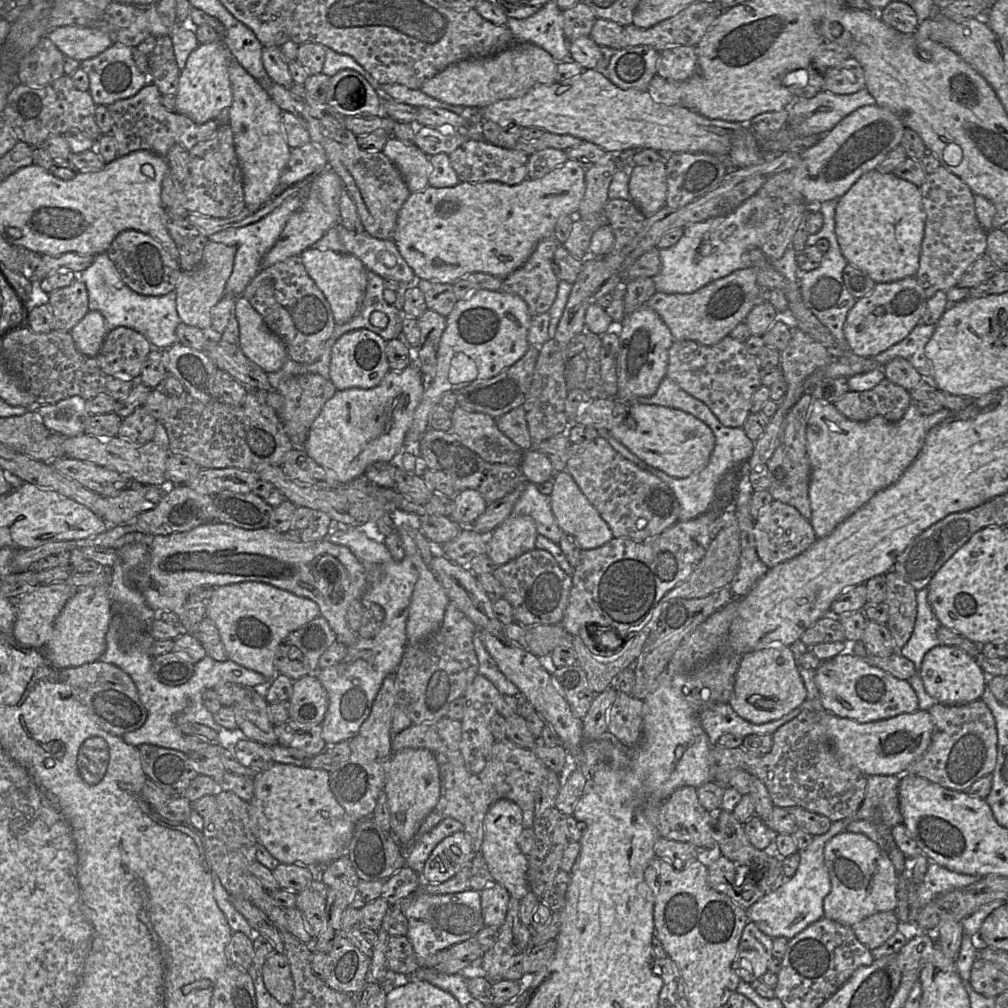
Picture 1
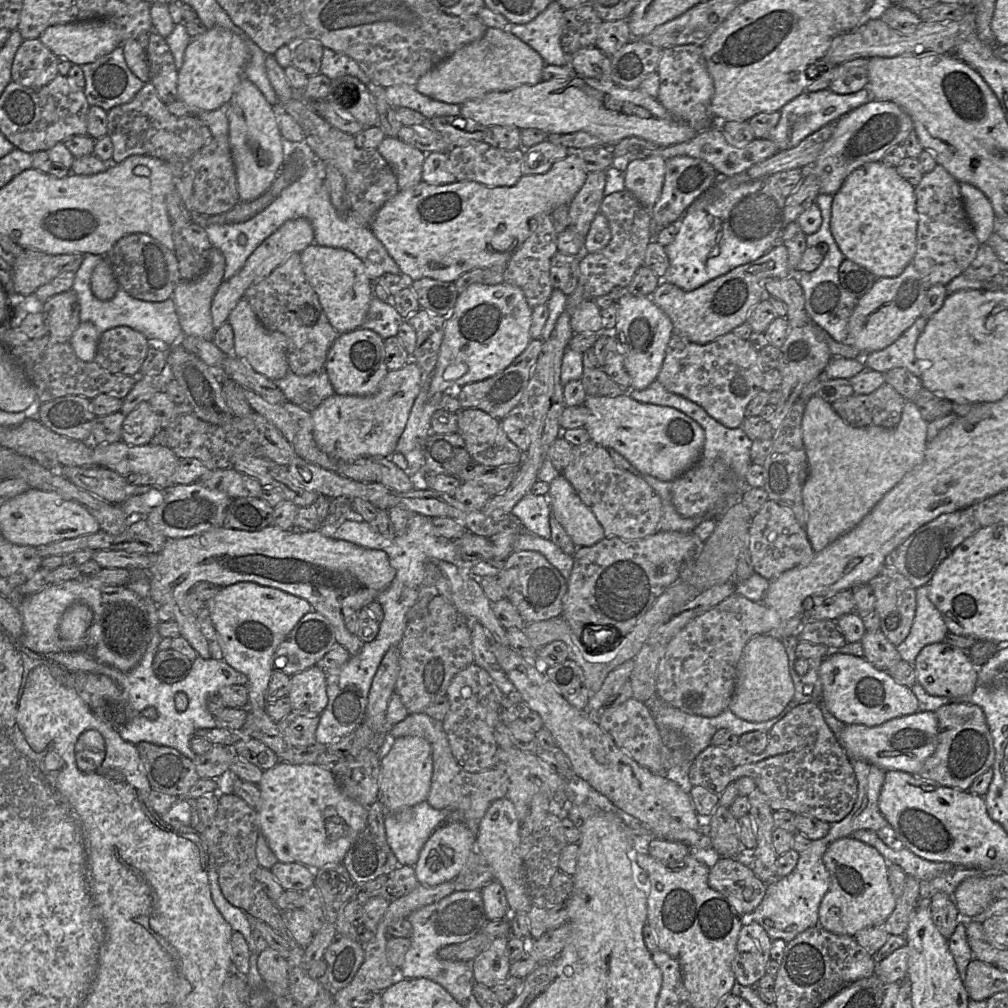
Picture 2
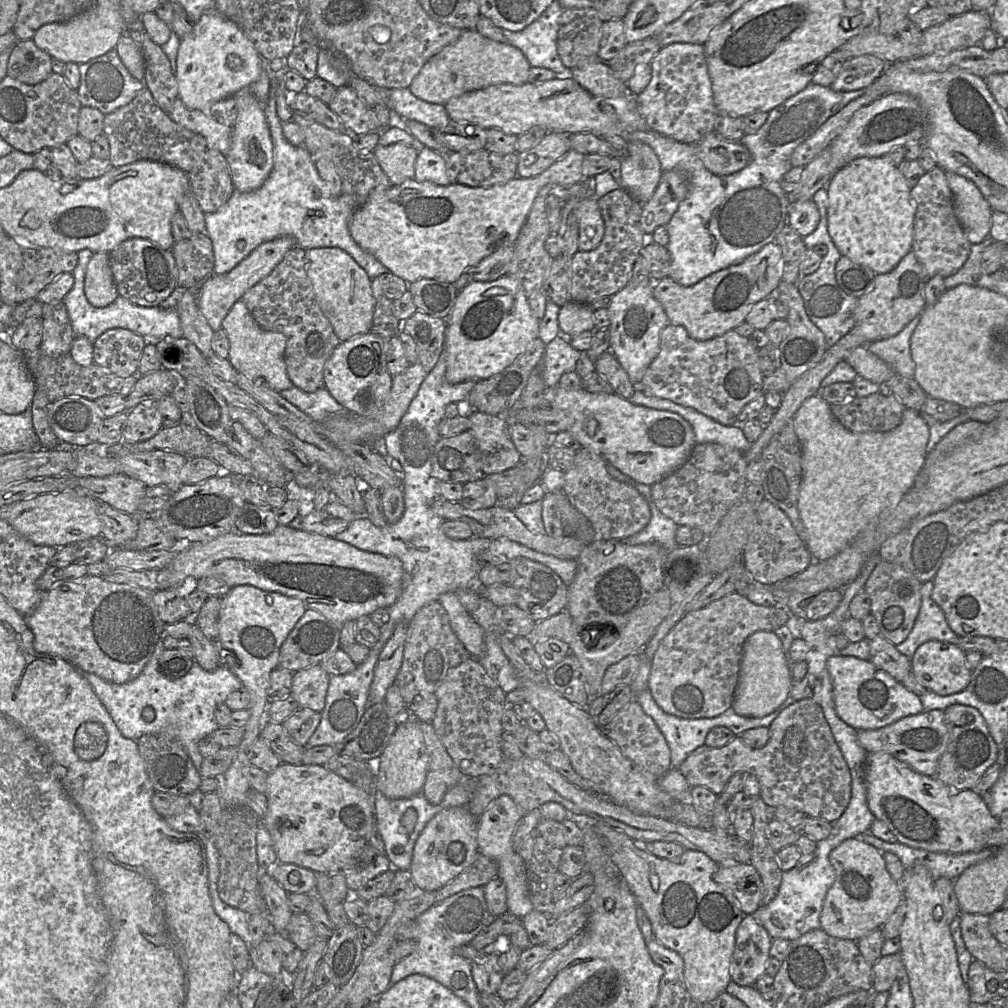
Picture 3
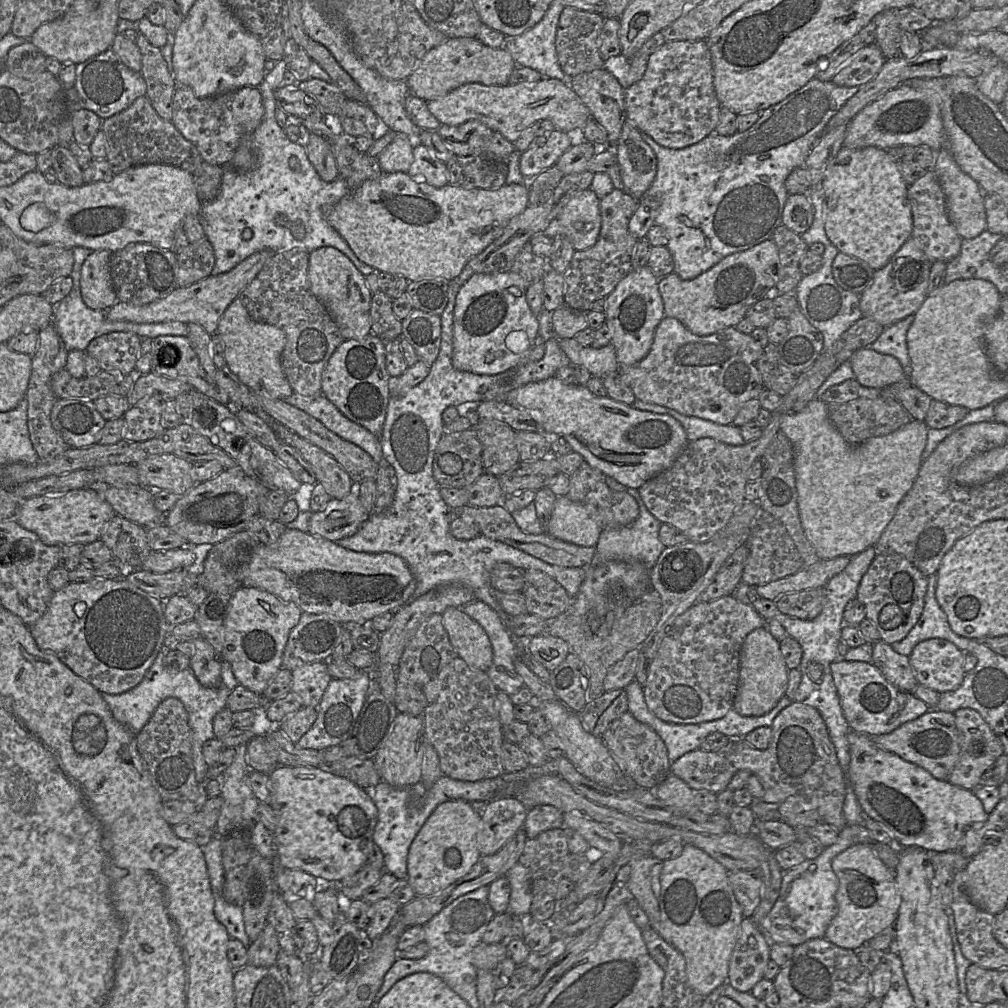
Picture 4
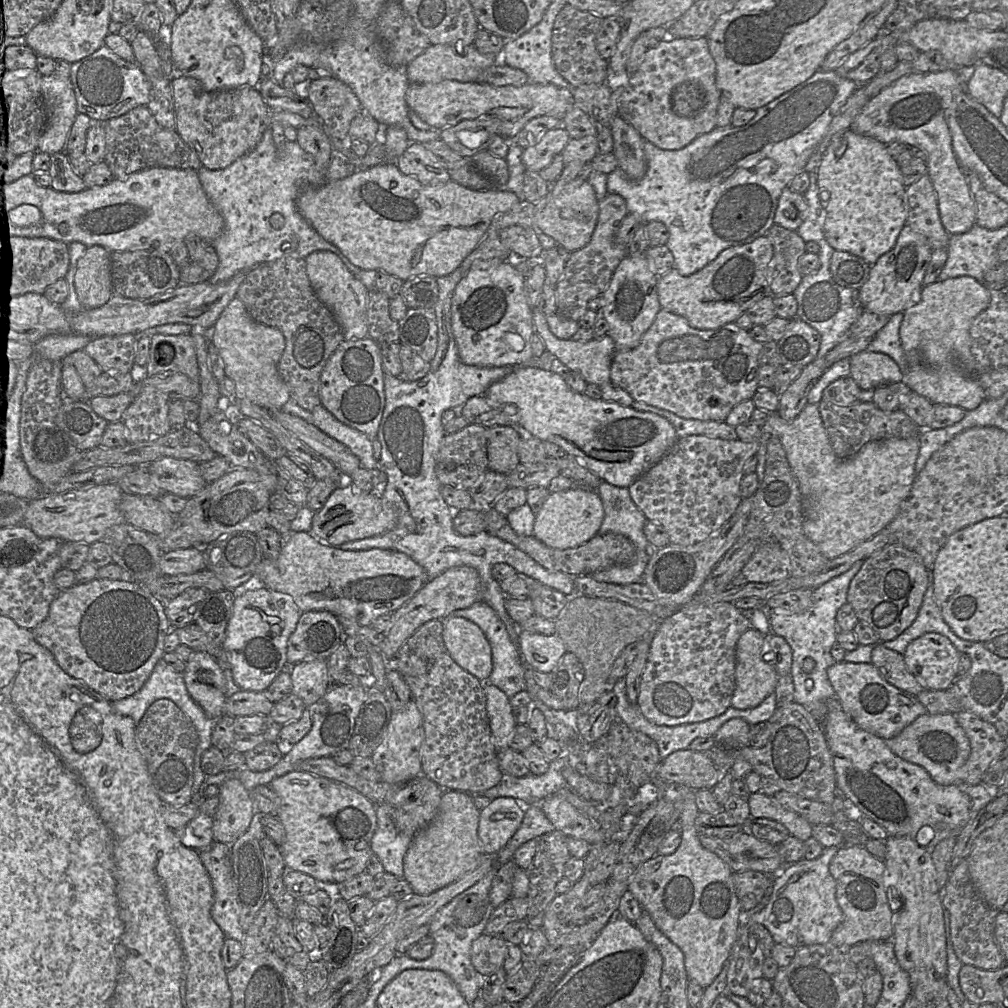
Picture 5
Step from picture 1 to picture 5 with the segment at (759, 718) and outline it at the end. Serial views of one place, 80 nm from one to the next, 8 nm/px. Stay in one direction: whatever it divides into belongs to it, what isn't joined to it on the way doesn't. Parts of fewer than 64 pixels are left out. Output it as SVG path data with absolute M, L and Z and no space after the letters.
M749 628L736 646L736 686L731 705L738 709L758 706L774 692L778 674L767 661L765 634Z

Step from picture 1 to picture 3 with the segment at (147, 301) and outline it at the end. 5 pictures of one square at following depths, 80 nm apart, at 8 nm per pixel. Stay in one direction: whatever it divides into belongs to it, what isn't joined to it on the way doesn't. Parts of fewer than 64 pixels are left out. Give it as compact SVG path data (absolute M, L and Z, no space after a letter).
M83 249L77 254L78 263L72 272L74 276L73 287L61 300L67 309L75 337L85 336L91 342L94 342L101 334L113 328L128 329L149 341L159 340L165 336L174 338L184 337L179 314L174 304L167 306L143 307L130 302L122 296L118 296L113 303L106 307L97 308L92 306L84 293L84 279L87 264L94 253L89 249Z

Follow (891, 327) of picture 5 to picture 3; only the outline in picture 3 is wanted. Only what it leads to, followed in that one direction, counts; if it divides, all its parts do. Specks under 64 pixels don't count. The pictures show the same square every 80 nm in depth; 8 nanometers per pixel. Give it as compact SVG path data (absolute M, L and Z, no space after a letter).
M917 315L895 336L877 340L865 346L885 361L895 373L913 378L915 363L911 358L910 339L920 319L921 315Z

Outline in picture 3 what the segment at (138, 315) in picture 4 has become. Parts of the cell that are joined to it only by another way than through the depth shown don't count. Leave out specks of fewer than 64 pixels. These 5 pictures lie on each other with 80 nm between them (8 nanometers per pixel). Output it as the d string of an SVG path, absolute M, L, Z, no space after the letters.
M289 236L276 238L259 245L231 271L211 274L197 286L198 306L208 324L215 332L222 328L222 322L232 306L254 285L267 277L282 261L285 254L296 247L296 241Z

